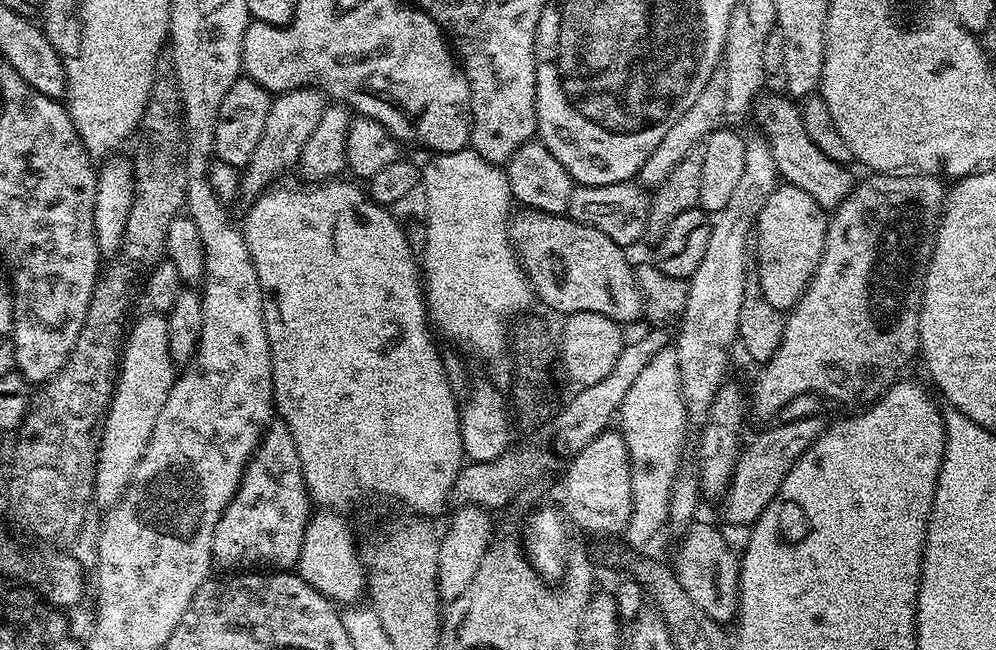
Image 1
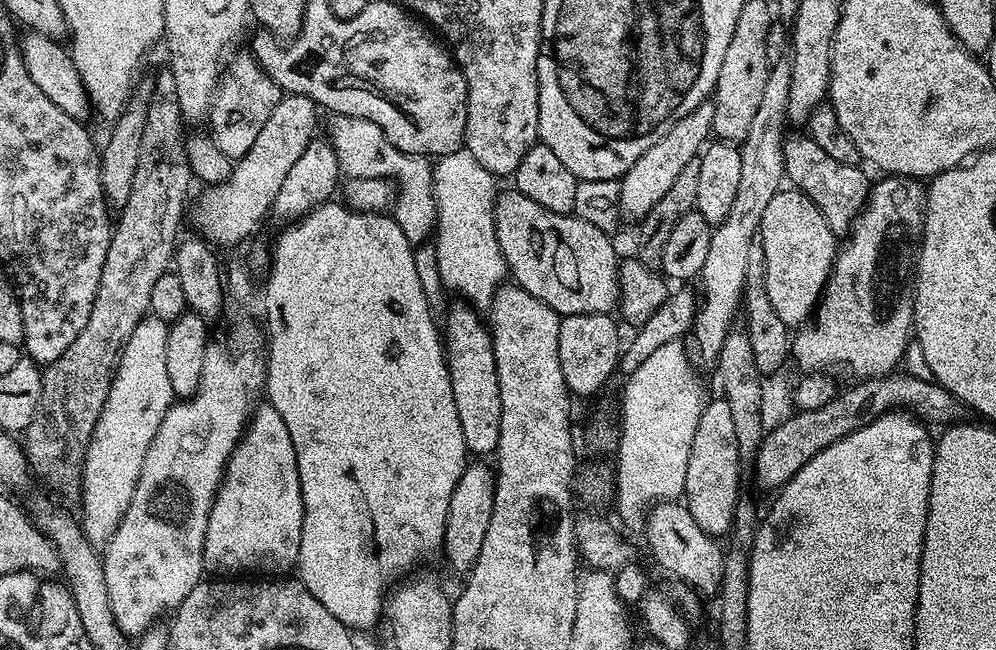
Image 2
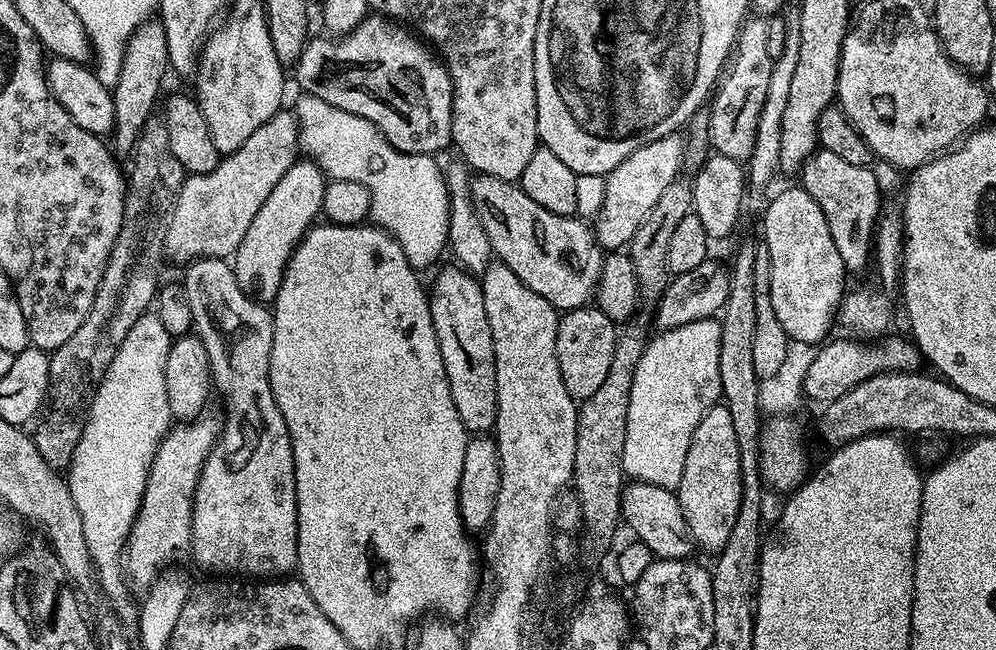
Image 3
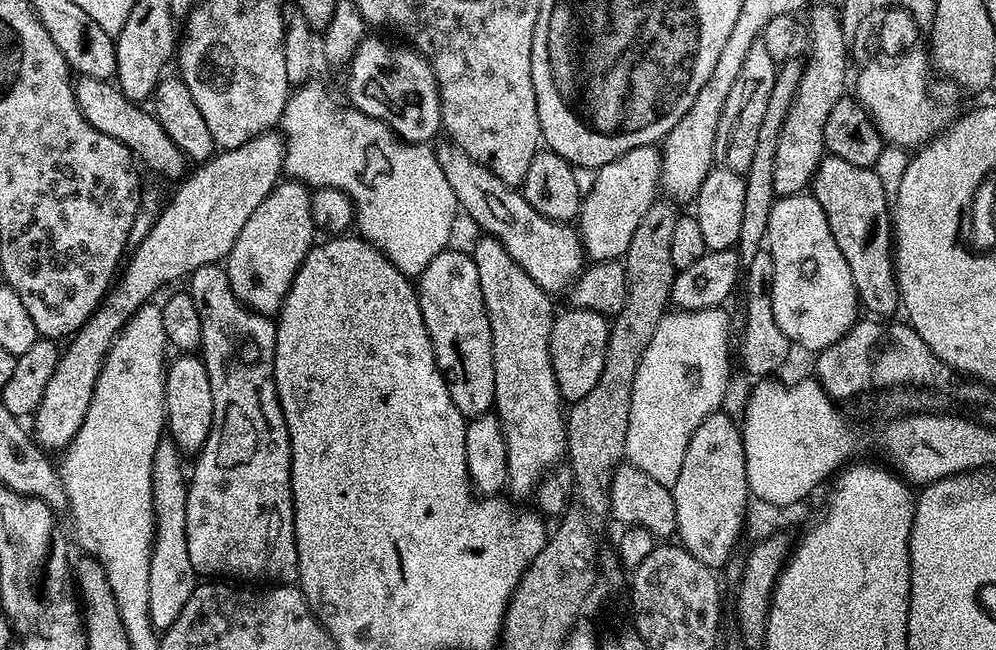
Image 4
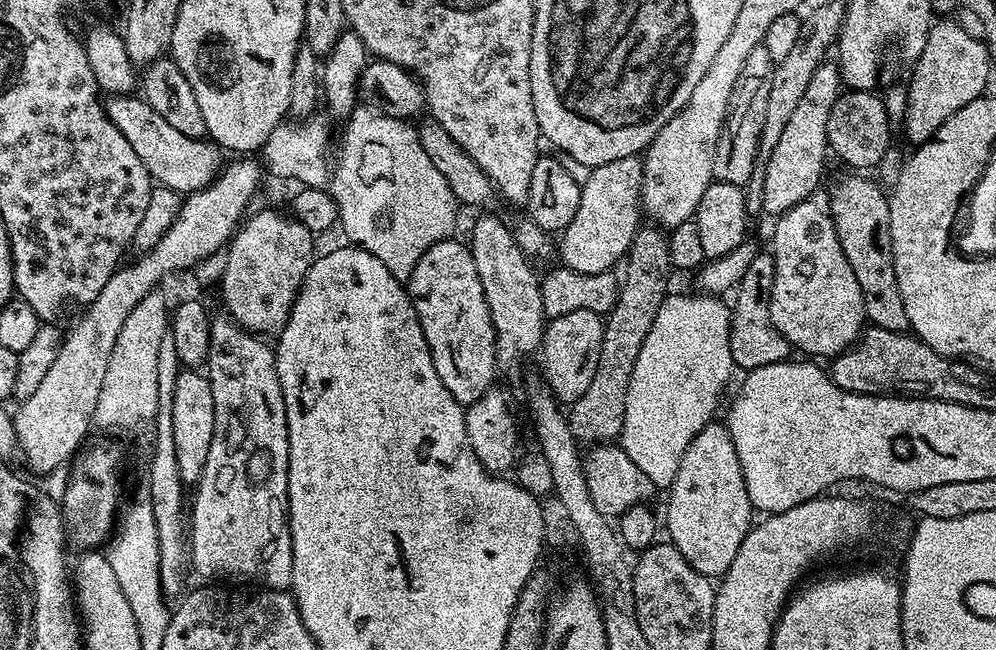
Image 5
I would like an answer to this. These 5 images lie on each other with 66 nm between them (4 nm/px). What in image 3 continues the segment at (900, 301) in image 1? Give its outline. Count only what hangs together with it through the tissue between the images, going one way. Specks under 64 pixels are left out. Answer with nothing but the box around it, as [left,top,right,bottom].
[838,211,904,338]

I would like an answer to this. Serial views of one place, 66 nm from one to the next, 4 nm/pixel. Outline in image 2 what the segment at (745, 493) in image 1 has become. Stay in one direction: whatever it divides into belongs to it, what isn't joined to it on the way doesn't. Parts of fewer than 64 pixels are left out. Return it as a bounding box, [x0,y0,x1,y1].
[754,374,962,490]

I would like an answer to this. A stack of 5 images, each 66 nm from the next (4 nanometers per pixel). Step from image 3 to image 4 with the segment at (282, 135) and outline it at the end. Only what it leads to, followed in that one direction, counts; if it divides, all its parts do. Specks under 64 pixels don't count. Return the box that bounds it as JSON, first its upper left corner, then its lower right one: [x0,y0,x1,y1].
[34,130,284,450]

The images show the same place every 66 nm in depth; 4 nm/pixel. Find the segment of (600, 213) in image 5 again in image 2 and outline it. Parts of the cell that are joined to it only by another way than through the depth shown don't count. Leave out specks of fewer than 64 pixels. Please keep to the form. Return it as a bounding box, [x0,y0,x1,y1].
[618,99,714,218]

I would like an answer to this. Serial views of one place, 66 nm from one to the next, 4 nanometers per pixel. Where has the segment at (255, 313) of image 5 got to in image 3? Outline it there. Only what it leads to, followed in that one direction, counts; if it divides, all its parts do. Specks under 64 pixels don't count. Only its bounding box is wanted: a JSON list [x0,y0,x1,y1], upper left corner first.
[230,158,328,302]

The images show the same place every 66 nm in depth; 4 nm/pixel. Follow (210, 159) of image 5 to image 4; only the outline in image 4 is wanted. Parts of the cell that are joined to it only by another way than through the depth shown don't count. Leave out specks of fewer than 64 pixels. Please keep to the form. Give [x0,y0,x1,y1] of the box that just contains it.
[74,76,186,178]

